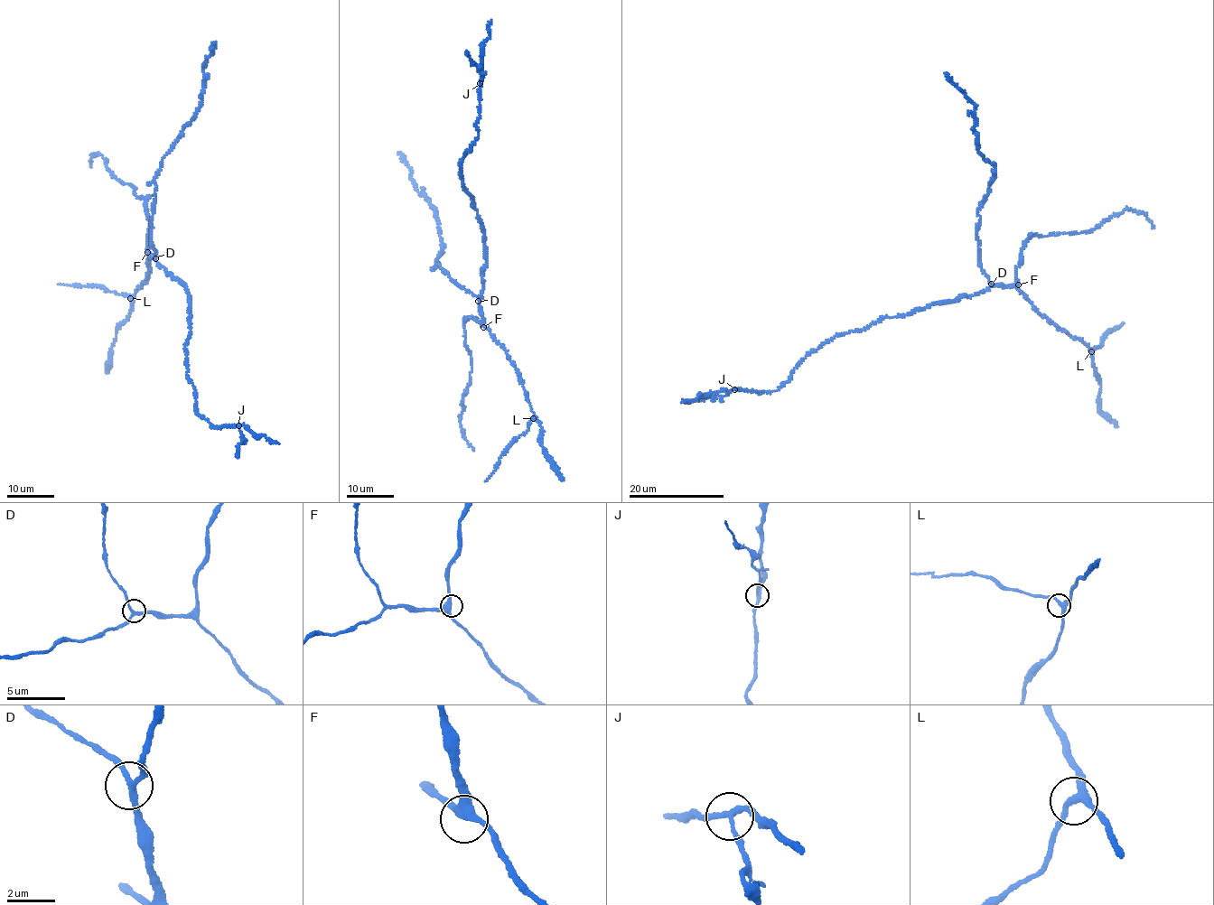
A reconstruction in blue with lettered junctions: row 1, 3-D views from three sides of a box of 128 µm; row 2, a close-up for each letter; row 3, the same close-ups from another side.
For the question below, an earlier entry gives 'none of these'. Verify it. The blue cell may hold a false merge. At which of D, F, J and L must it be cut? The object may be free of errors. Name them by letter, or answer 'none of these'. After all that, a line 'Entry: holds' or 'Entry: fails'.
J
Entry: fails

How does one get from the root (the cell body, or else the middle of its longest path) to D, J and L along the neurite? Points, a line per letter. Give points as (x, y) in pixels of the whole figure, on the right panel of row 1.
D: (950, 302), (983, 292), (991, 284)
J: (950, 302), (884, 317), (863, 330), (834, 337), (809, 352), (788, 381), (775, 391), (734, 389)
L: (950, 302), (978, 293), (992, 285), (1013, 284), (1032, 307), (1078, 338), (1091, 351)

